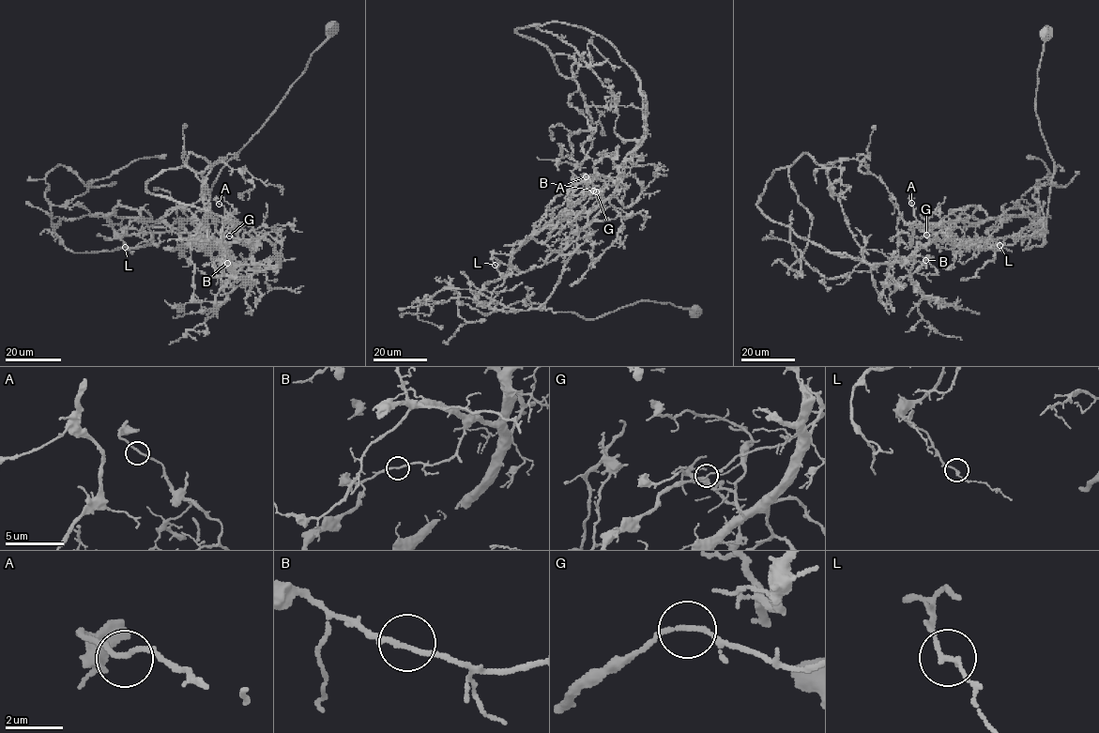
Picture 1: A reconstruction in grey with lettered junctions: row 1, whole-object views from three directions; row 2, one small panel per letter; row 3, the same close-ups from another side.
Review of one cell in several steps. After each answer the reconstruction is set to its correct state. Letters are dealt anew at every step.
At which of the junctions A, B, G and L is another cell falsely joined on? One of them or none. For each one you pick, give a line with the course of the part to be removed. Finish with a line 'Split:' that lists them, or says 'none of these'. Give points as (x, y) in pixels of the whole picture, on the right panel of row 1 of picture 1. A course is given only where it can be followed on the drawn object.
G: course (926, 234), (952, 249), (1045, 232), (1017, 206), (977, 220), (979, 206), (983, 222), (930, 223), (921, 214)
Split: G

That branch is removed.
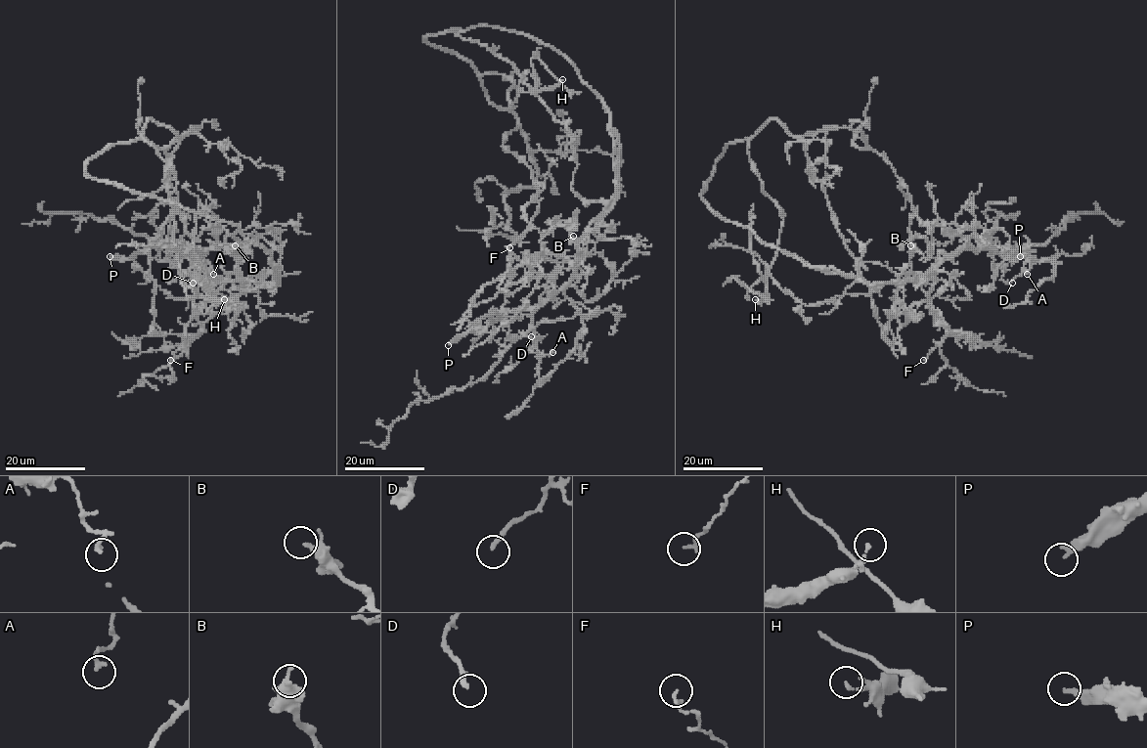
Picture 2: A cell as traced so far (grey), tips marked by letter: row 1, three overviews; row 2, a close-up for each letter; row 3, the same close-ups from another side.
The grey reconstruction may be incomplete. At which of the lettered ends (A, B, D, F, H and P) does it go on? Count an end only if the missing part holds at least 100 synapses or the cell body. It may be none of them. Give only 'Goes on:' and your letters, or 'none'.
Goes on: P

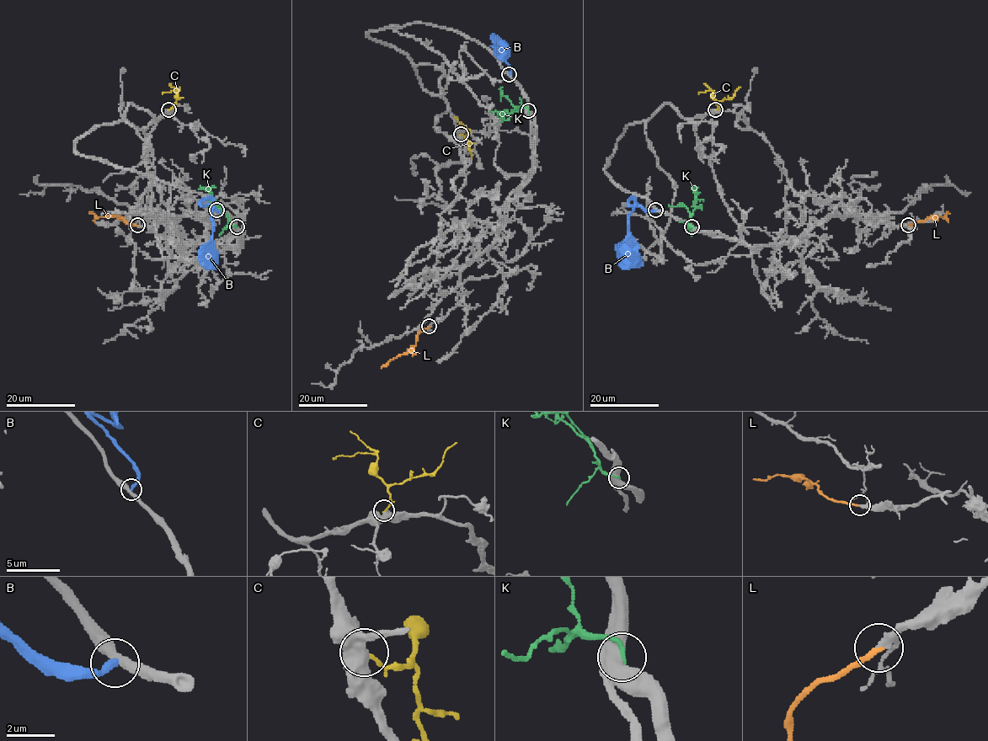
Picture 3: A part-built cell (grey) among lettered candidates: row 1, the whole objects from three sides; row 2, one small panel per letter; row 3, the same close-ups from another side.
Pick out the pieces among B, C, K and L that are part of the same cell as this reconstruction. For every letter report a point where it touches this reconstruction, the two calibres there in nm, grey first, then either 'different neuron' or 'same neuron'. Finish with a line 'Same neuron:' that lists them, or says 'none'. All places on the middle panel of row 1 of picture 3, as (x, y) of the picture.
B: meets grey at (509, 74); 360 nm thick on the grey side, 280 nm on the other; different neuron
C: meets grey at (461, 134); 500 nm thick on the grey side, 160 nm on the other; different neuron
K: meets grey at (528, 110); 600 nm thick on the grey side, 200 nm on the other; different neuron
L: meets grey at (429, 326); 240 nm thick on the grey side, 200 nm on the other; same neuron
Same neuron: L

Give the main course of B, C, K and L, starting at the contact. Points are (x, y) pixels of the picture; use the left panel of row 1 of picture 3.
B: (217, 210), (200, 203), (206, 198), (211, 200), (211, 253), (205, 269)
C: (168, 109), (174, 104), (178, 93), (170, 91), (162, 93)
K: (236, 226), (217, 207), (208, 190), (198, 189)
L: (137, 225), (131, 225), (120, 217), (97, 217), (89, 213)

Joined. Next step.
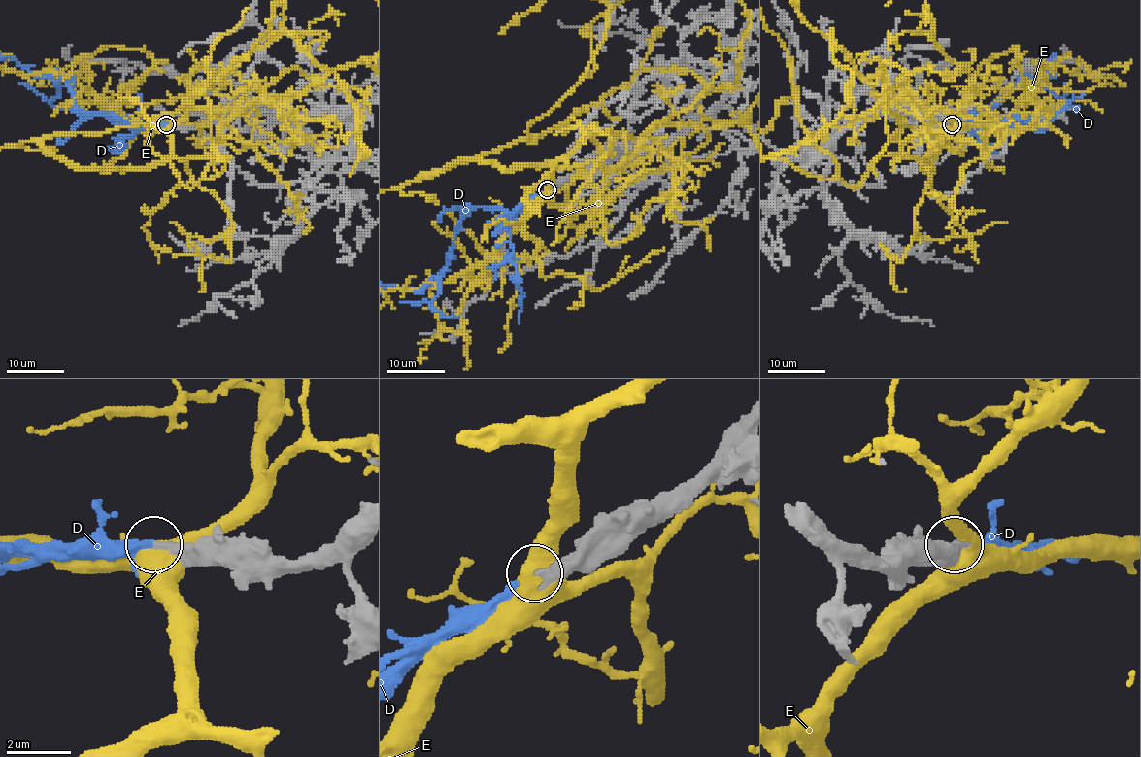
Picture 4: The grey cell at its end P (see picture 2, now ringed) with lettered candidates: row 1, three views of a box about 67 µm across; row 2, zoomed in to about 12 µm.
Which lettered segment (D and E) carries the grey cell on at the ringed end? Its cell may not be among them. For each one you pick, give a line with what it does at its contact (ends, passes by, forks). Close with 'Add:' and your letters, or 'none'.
D: It passes by
Add: D

